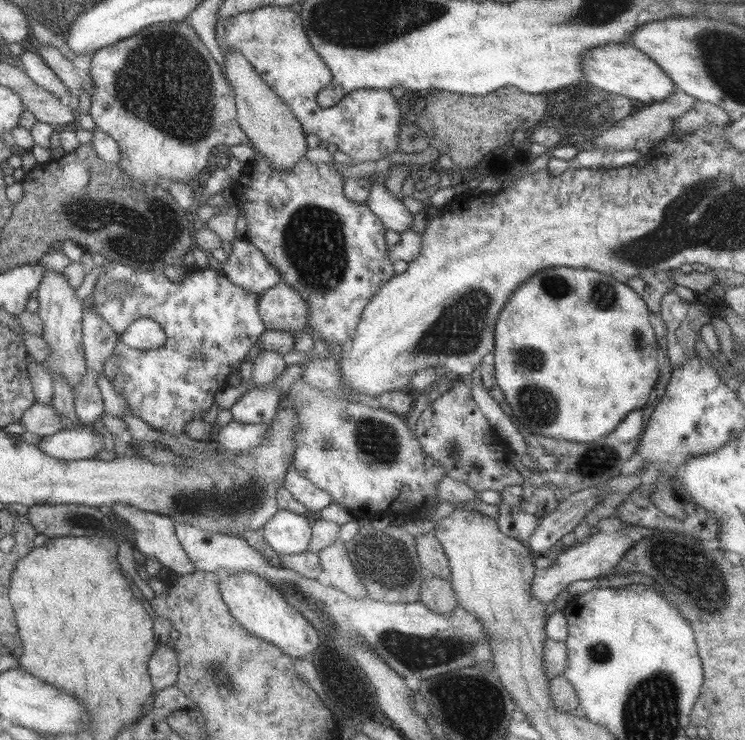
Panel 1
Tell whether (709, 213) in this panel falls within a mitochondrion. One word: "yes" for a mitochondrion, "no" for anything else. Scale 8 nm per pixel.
yes

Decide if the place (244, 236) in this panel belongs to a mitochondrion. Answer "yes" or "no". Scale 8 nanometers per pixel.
no

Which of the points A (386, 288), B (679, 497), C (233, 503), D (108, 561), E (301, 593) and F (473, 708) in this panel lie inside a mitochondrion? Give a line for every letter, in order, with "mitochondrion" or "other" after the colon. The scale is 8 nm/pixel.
A: other
B: other
C: mitochondrion
D: other
E: mitochondrion
F: mitochondrion

